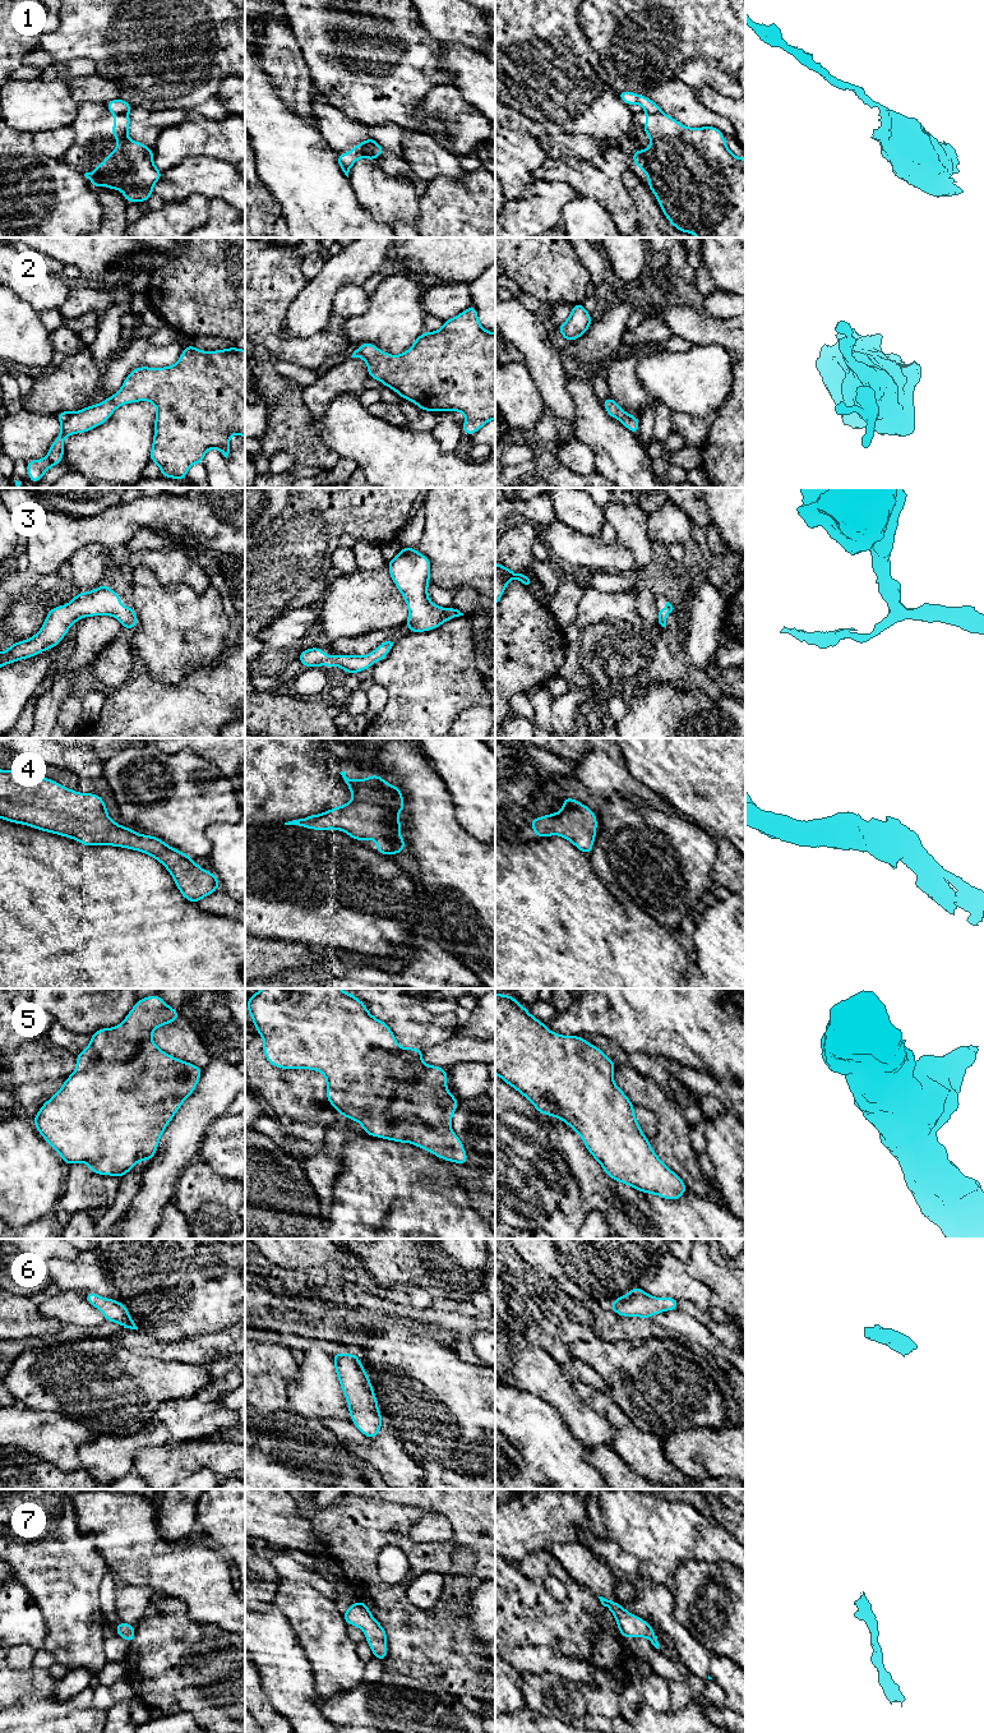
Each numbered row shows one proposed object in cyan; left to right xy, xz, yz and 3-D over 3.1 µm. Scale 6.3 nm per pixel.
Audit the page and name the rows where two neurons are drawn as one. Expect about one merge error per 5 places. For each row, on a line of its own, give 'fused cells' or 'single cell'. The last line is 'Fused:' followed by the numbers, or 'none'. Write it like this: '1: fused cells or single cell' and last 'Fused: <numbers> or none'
1: fused cells
2: single cell
3: single cell
4: single cell
5: single cell
6: single cell
7: single cell
Fused: 1

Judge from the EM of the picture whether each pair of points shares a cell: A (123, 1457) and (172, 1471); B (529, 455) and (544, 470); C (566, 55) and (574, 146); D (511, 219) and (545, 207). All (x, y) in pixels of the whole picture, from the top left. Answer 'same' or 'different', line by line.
A: different
B: different
C: same
D: same

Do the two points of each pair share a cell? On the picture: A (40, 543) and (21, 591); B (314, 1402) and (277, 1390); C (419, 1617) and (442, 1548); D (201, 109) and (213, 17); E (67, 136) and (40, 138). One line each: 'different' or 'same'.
A: same
B: different
C: same
D: same
E: same

